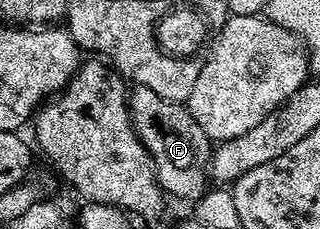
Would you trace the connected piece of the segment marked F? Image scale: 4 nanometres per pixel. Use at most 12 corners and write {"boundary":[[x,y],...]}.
{"boundary":[[131,91],[136,132],[165,195],[196,204],[213,143],[187,105]]}

